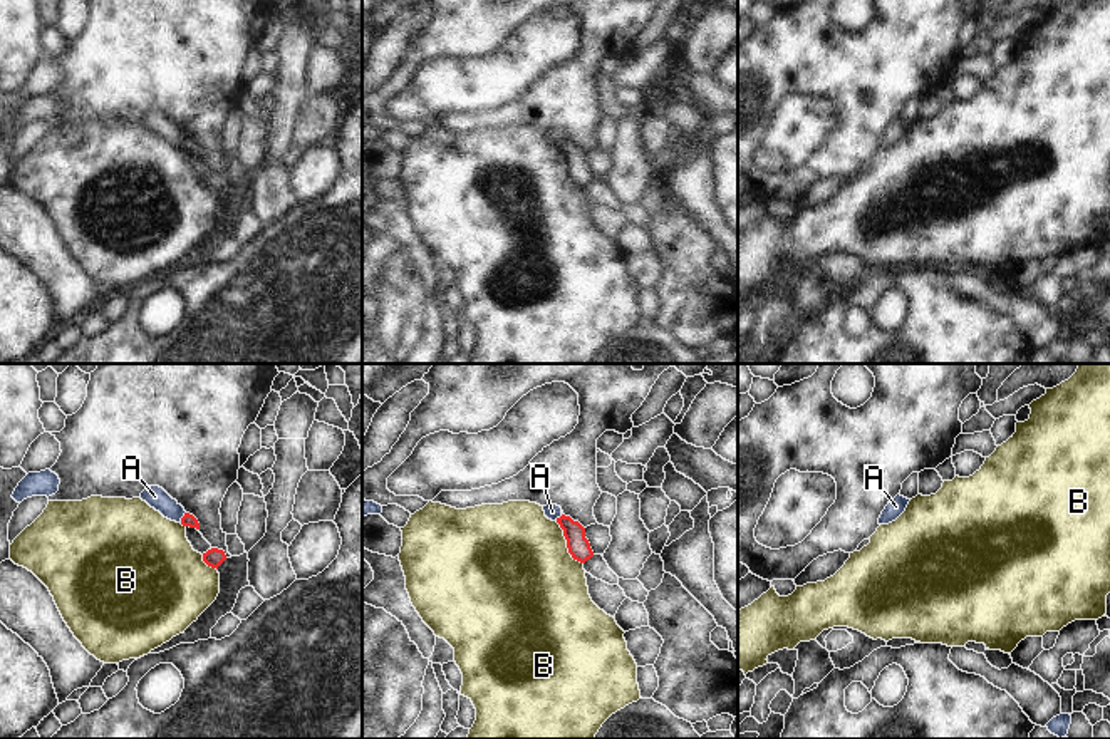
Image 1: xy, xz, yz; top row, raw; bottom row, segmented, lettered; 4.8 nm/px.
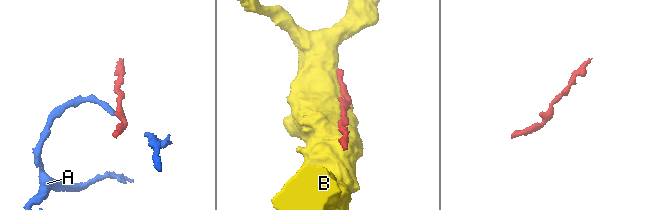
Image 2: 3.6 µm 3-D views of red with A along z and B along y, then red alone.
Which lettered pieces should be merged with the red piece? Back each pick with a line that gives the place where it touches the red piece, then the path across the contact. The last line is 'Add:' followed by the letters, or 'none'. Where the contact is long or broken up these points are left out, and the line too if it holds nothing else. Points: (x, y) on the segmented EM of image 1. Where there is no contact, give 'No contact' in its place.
Add: none.

